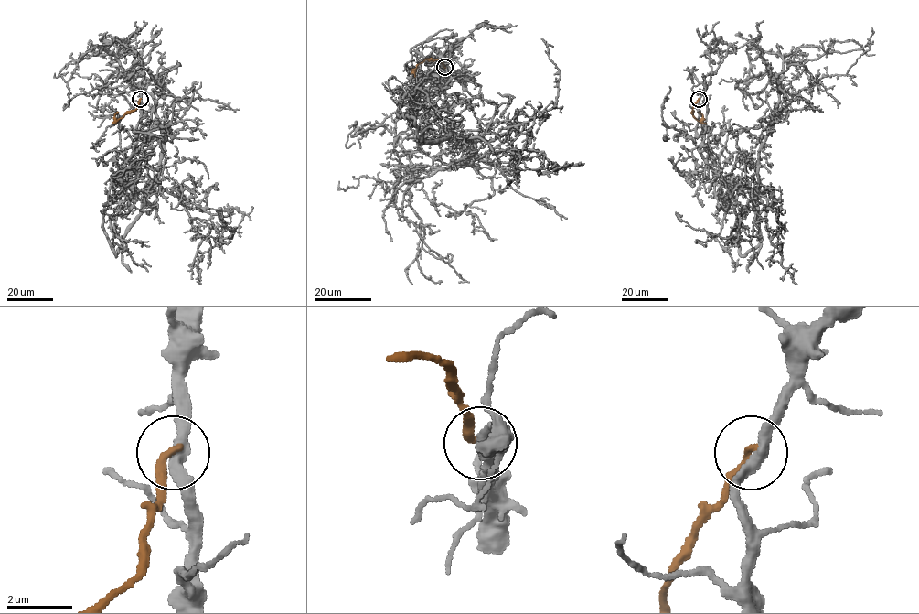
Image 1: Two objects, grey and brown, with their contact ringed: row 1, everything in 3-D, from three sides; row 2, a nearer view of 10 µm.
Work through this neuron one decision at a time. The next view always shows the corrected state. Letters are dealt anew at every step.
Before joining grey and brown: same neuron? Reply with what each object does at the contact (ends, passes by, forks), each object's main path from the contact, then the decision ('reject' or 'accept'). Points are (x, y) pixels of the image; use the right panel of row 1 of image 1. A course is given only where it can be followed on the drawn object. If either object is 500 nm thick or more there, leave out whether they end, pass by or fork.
grey passes by; brown ends; course grey (699, 99), (734, 45), (751, 40), (781, 56), (779, 93), (772, 78), (790, 64), (817, 80), (795, 56); course brown (699, 99), (692, 109), (692, 115), (700, 121), (702, 114), (698, 113); reject

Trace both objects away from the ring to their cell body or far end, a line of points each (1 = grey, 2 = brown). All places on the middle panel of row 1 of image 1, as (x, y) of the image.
1: (444, 67), (446, 101), (402, 150), (416, 171), (467, 158), (494, 193), (456, 212), (434, 202), (440, 186)
2: (444, 67), (439, 59), (425, 59), (417, 67)

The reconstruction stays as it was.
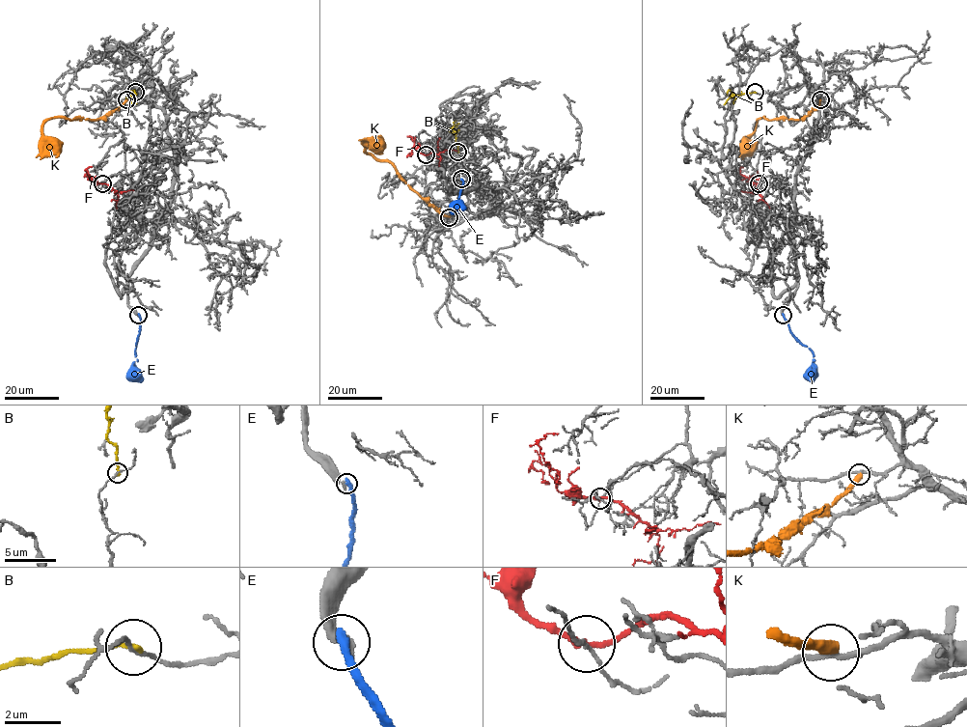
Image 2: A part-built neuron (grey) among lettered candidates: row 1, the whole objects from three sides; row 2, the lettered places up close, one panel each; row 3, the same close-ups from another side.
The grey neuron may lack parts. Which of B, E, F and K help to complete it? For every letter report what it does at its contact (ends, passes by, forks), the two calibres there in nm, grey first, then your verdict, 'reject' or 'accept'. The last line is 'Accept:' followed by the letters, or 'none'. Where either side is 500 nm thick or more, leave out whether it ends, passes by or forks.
B: it ends | 120/160 nm | reject
E: it ends | 320/340 nm | reject
F: it passes by | 100/200 nm | reject
K: it ends | 220/440 nm | reject
Accept: none

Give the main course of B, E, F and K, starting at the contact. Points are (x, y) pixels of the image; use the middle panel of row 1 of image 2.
B: (458, 152), (453, 127), (458, 123)
E: (461, 179), (459, 209), (456, 209), (465, 207)
F: (425, 154), (414, 146), (410, 156), (410, 153)
K: (450, 216), (444, 216), (407, 185), (390, 162), (377, 160), (365, 152), (365, 144), (378, 140), (378, 136)

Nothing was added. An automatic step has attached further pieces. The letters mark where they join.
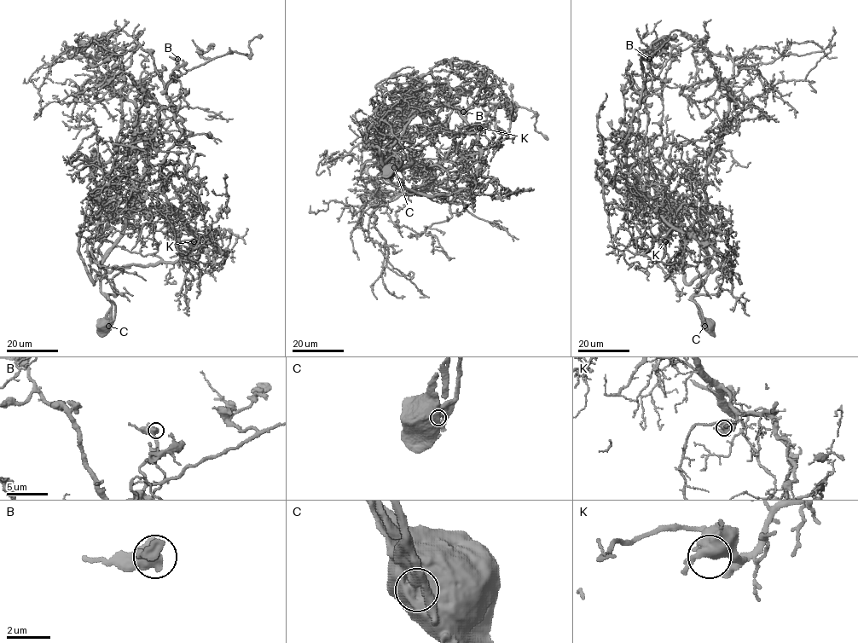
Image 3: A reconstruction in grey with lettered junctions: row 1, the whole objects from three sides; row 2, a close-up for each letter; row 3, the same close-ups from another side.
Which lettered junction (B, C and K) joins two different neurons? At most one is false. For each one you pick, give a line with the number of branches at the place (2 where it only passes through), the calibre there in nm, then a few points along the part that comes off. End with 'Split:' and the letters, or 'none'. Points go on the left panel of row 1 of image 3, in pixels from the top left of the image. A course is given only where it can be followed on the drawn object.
C: Branches: 1. Thickness 1200 nm. Course of the part to remove: (108, 326), (121, 269), (102, 263), (99, 211), (127, 199), (181, 130), (140, 46), (116, 47), (95, 95)
Split: C

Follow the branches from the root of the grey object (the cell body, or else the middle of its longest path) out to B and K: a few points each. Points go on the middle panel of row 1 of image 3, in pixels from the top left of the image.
B: (389, 172), (397, 159), (385, 171), (385, 146), (435, 93), (460, 87), (451, 106), (463, 112)
K: (389, 172), (397, 159), (392, 156), (385, 170), (474, 154), (479, 128)

